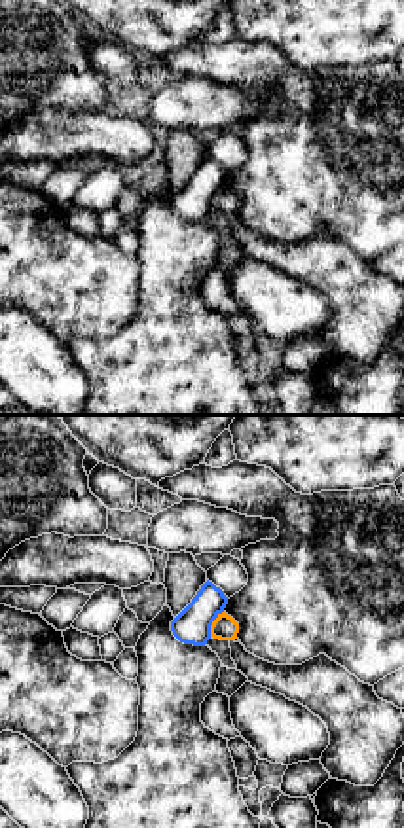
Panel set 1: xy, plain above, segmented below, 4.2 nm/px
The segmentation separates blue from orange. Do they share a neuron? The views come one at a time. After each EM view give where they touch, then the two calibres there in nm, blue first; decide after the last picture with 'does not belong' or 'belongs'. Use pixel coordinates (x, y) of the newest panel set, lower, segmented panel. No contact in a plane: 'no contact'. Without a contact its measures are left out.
contact (213, 620); calibres 160 and 110 nm

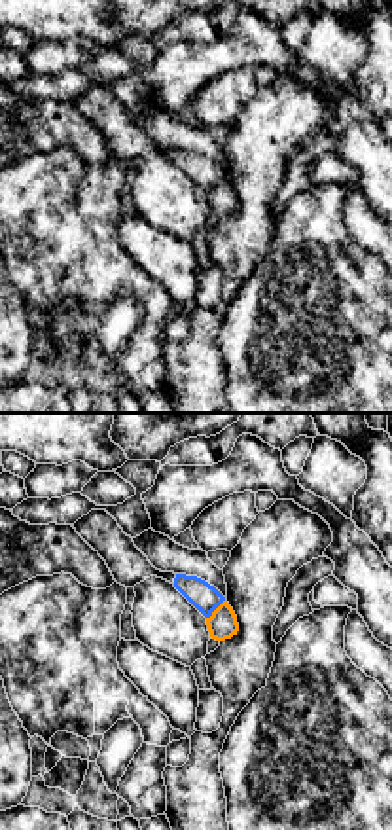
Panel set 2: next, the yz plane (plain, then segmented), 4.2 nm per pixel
contact (216, 607); calibres 120 and 120 nm

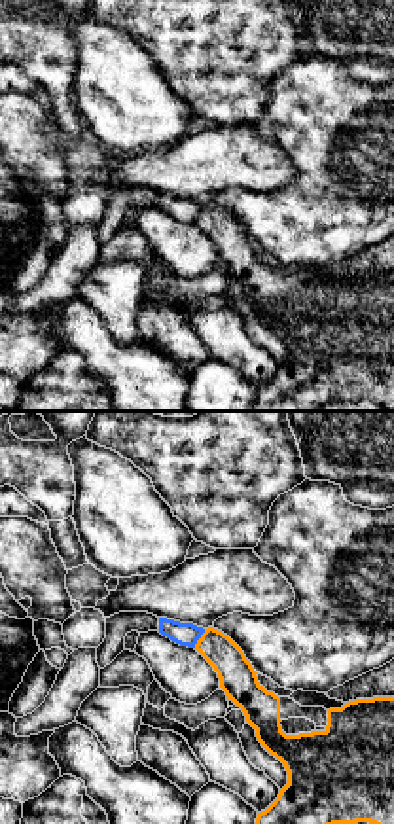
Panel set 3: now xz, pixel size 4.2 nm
contact (199, 637); calibres 100 and 160 nm

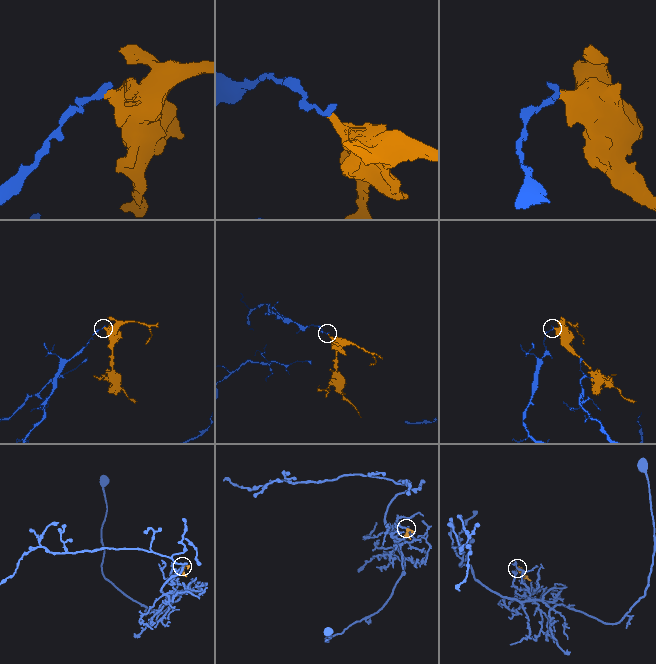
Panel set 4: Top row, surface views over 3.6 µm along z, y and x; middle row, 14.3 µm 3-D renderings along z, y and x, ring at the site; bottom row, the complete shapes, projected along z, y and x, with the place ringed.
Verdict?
does not belong

